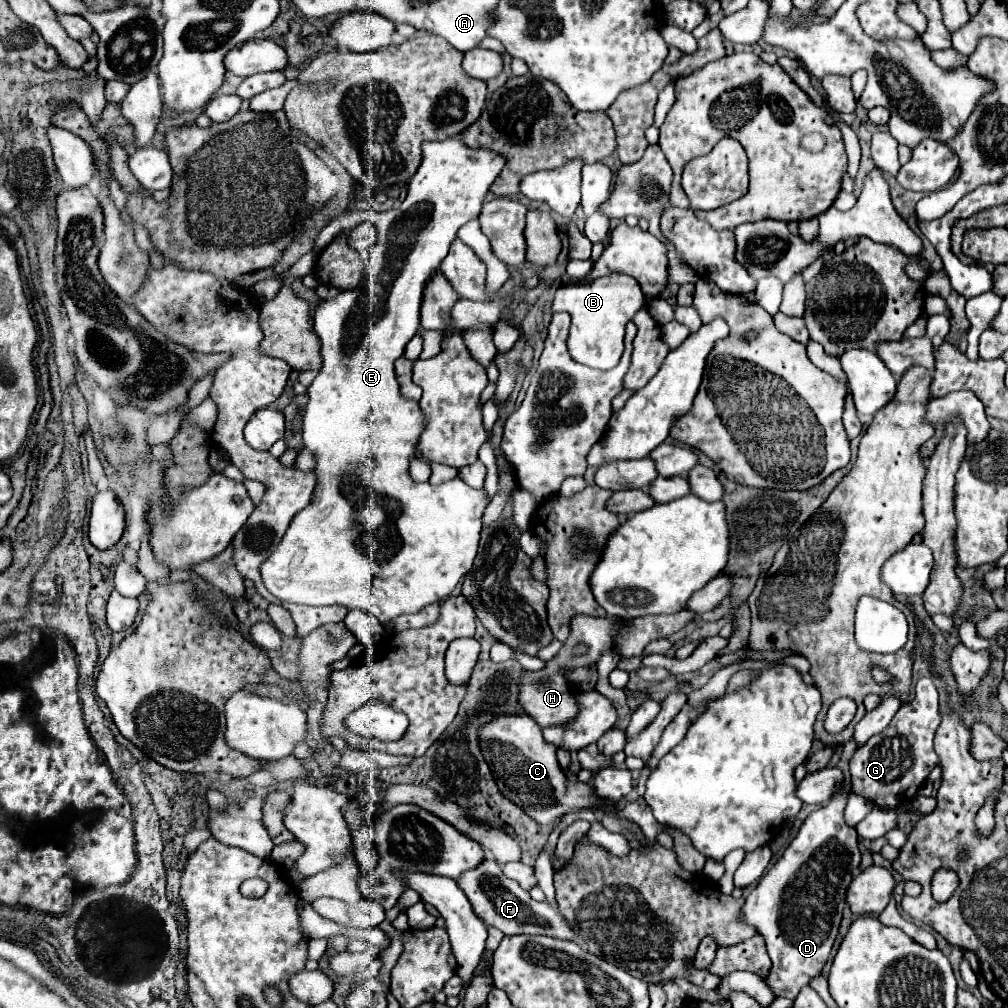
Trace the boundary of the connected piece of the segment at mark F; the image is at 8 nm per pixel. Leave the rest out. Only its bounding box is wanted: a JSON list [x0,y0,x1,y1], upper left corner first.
[458,858,576,940]

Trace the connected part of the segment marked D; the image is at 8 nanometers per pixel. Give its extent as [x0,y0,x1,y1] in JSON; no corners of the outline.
[742,786,860,1000]

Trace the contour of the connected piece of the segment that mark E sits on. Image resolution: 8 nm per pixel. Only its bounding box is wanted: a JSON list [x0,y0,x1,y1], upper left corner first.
[262,138,506,624]

